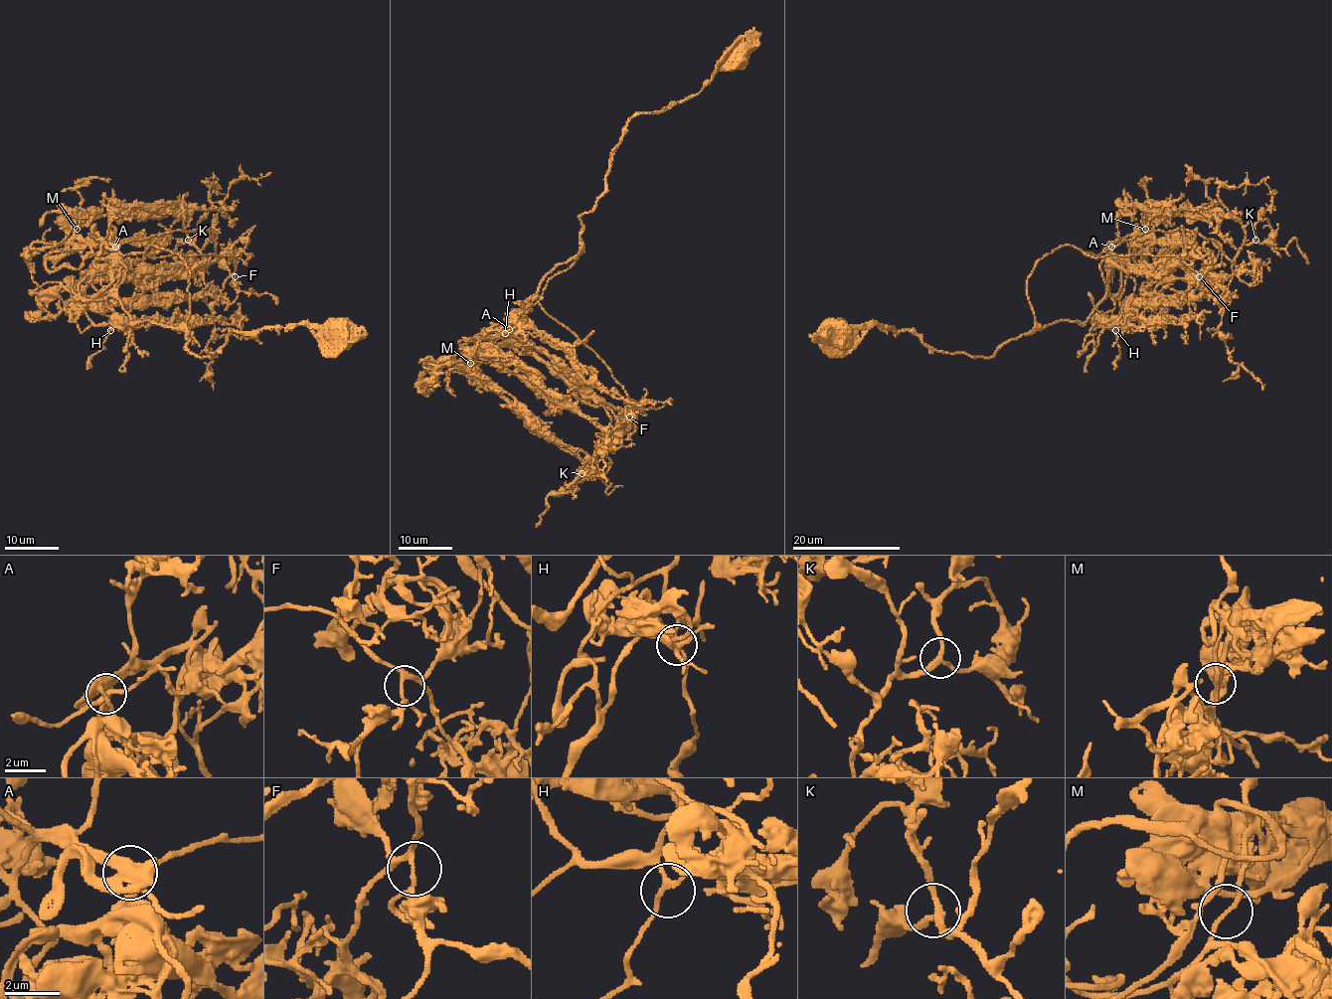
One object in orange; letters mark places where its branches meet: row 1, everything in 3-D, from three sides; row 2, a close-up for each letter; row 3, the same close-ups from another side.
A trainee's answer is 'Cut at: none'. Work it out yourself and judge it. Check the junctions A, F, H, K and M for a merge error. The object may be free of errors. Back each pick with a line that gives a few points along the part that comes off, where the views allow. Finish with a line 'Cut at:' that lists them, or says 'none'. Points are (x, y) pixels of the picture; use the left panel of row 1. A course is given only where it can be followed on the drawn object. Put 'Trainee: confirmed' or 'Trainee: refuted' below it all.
Cut at: none
Trainee: confirmed

